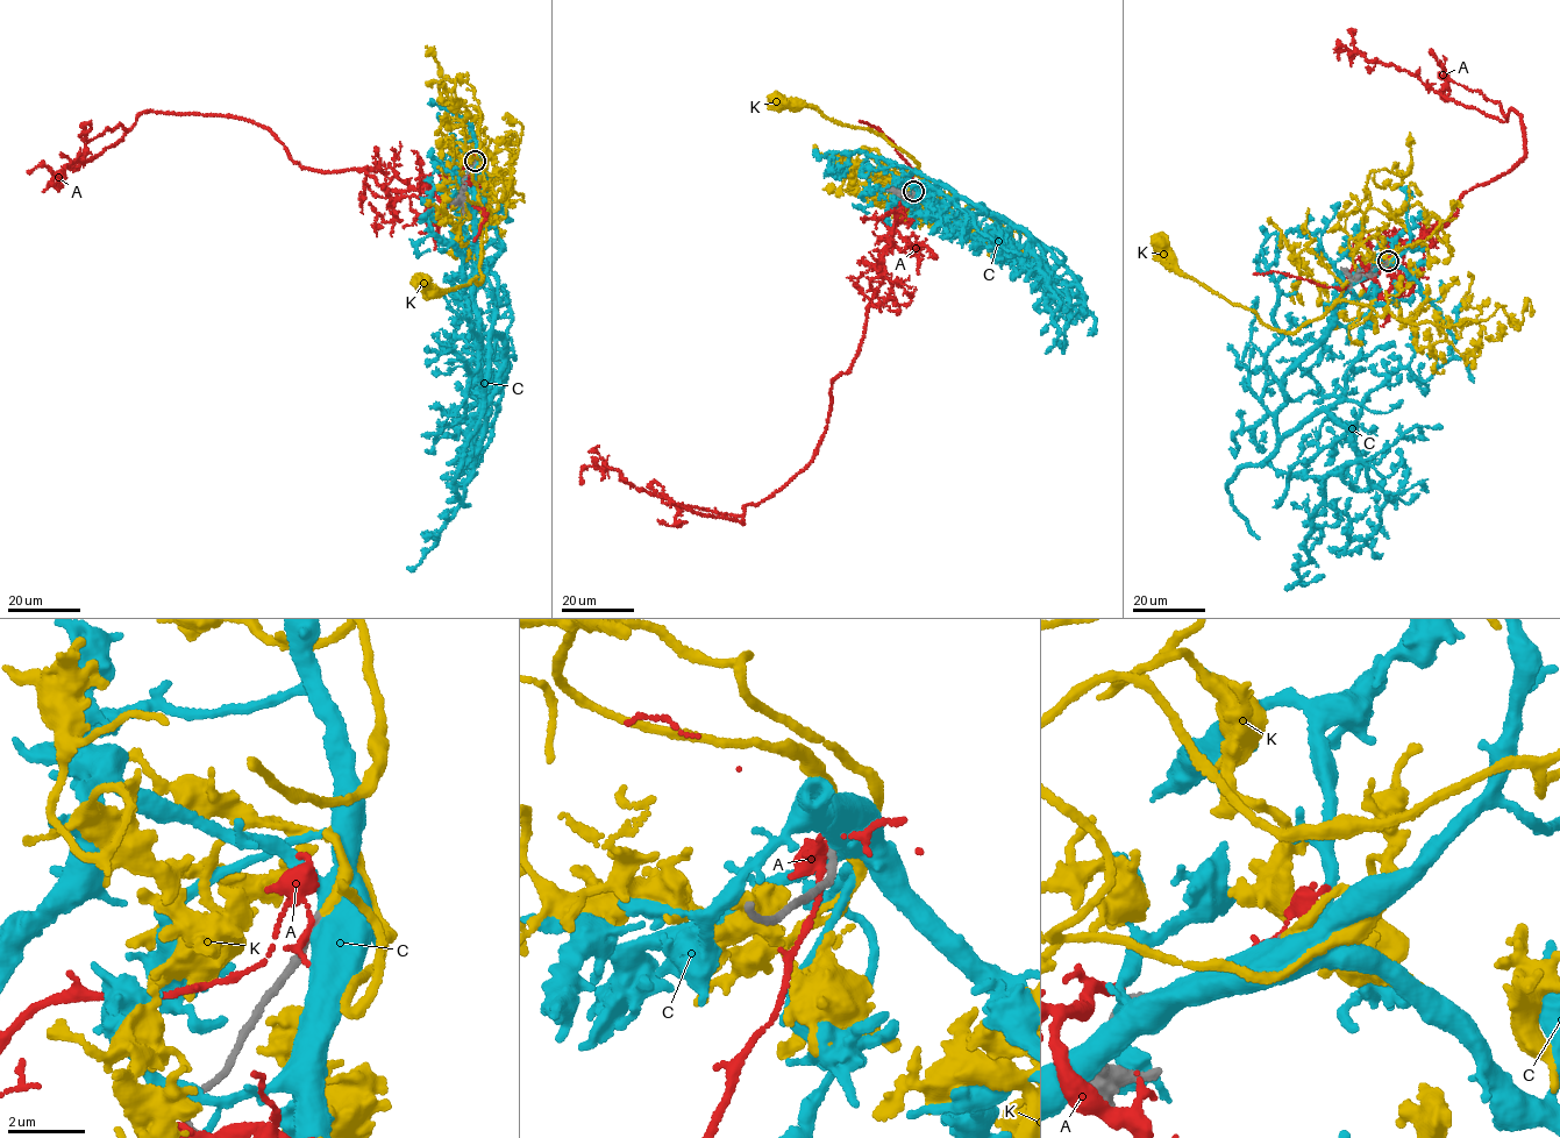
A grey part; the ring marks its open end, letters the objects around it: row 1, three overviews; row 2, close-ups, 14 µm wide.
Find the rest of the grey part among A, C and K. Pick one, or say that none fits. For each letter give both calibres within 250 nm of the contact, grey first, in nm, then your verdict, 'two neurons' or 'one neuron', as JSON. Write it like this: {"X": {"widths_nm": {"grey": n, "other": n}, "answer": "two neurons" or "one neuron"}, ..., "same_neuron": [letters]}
{"A": {"widths_nm": {"grey": 200, "other": 190}, "answer": "two neurons"}, "C": {"widths_nm": {"grey": 200, "other": 750}, "answer": "two neurons"}, "K": {"widths_nm": {"grey": 170, "other": 220}, "answer": "one neuron"}, "same_neuron": ["K"]}

